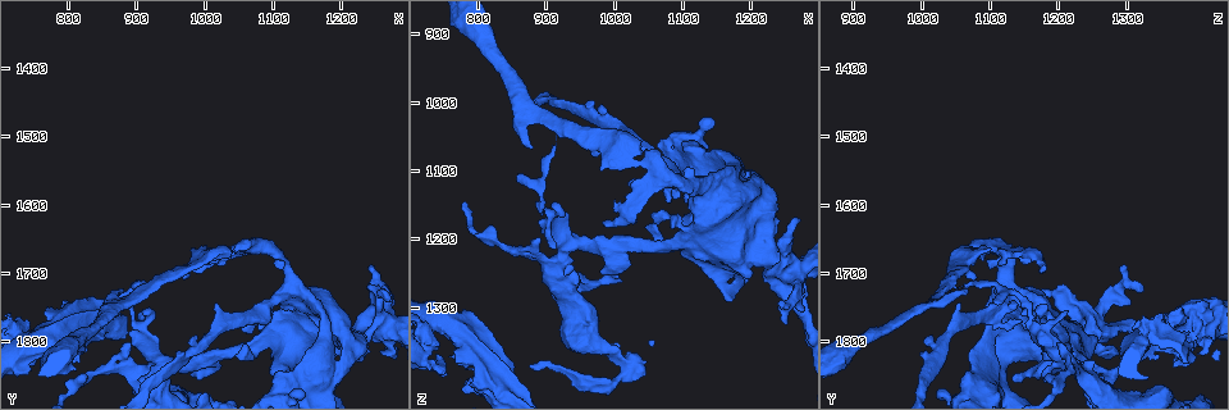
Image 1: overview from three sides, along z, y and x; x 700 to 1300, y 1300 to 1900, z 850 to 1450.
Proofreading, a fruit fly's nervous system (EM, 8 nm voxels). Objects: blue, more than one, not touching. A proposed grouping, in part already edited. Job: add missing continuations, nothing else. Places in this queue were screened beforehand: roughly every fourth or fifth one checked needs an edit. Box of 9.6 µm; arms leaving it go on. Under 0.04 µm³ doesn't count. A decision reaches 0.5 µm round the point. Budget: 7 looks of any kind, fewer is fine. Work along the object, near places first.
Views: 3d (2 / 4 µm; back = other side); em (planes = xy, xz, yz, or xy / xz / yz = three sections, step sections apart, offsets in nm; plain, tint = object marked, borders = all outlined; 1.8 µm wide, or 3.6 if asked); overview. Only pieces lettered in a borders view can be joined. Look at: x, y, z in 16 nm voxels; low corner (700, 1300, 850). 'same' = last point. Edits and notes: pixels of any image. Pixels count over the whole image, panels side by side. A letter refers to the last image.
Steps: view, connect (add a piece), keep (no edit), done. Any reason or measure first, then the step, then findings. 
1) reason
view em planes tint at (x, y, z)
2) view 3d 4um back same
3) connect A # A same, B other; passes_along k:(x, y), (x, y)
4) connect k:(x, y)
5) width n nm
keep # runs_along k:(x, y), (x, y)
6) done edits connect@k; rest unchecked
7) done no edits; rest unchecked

sharp bend
view 3d 2um at (930, 1830, 1215)

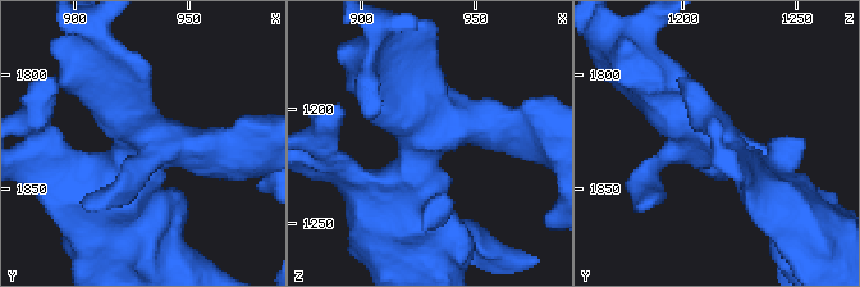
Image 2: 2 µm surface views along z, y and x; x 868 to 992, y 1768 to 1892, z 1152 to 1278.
shape alone is not enough
view em xz step 16 tint at (933, 1833, 1214)

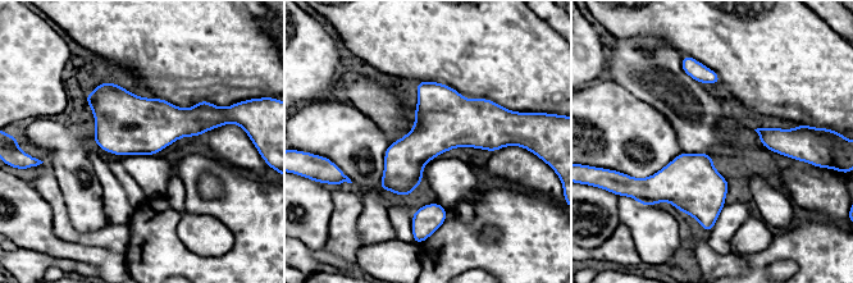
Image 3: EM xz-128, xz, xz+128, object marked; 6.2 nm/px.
view em xy step 16 borders same

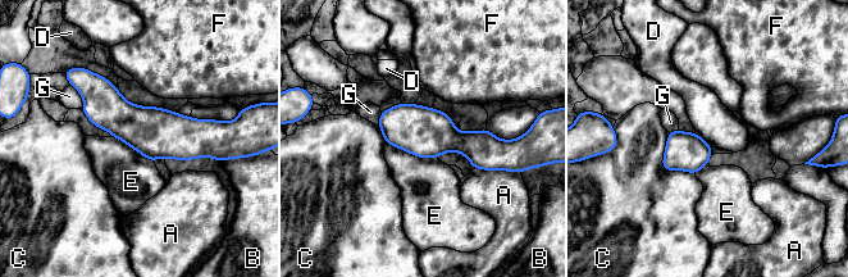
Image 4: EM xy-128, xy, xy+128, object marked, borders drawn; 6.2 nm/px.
width 140 nm
keep # A other, B other, C other, D other, E other, F other, G other; border 4:(386, 142), (422, 158), (437, 159); no lettered piece goes on from it

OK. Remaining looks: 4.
looks like a crossing
view em planes borders at (1200, 1845, 1110)

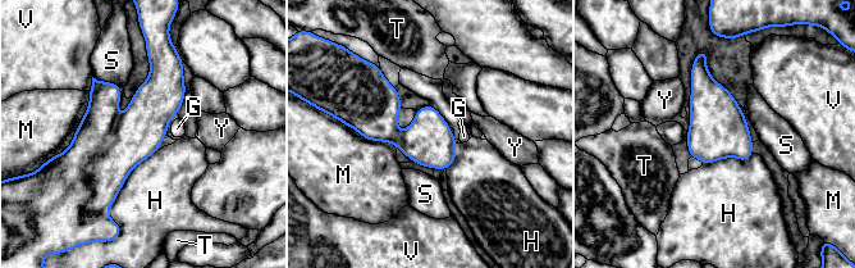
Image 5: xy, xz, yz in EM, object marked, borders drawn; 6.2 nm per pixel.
longest_contact H 550 nm
keep # G other, H other, M other, S other, T other, V other, Y other; border 5:(158, 149), (129, 173), (109, 217); none of them fits

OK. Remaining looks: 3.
arms run side by side
view 3d 4um at (1255, 1785, 1255)

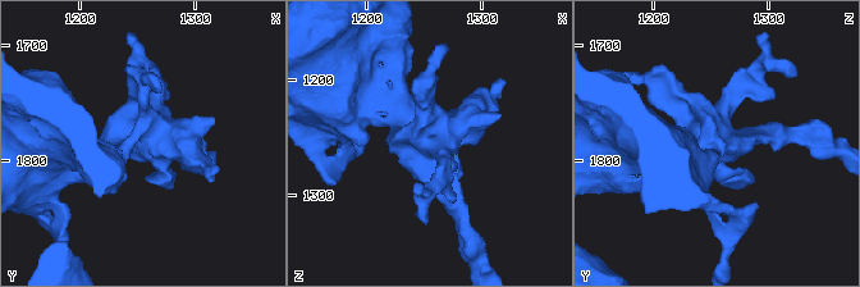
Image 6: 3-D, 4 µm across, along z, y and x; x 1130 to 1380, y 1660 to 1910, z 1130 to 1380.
now the EM
view em planes borders at (1254, 1784, 1260)

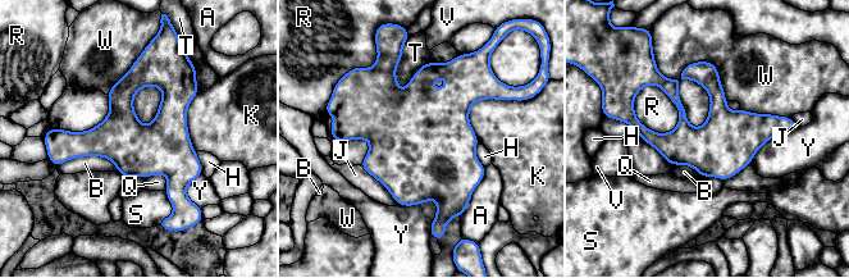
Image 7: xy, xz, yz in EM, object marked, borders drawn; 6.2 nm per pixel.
keep # A other, B other, H other, J other, K other, Q other, R other, S other, T other, V other, W other, Y other; runs_along 7:(633, 121), (658, 141), (785, 128); no lettered piece goes on from it

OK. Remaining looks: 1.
done no edits; rest unchecked

